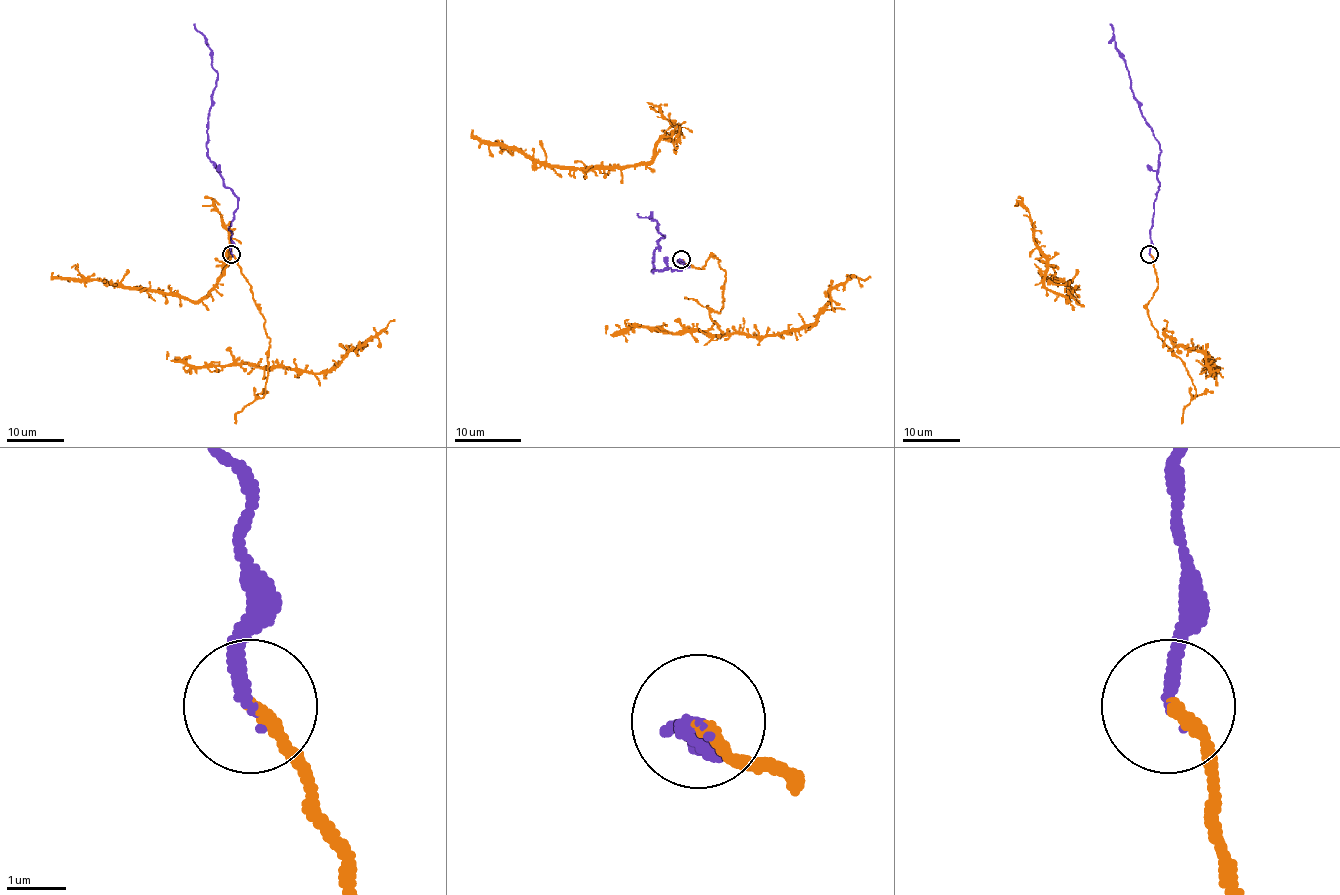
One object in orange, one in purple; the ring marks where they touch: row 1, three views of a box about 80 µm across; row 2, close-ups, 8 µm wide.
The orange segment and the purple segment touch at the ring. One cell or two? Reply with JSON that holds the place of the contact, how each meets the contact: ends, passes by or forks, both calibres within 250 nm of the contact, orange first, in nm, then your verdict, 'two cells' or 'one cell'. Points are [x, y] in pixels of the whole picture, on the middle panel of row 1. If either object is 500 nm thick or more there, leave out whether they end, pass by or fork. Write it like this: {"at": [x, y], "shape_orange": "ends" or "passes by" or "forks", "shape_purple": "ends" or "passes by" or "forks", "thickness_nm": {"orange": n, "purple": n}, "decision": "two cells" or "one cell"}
{"at": [681, 259], "shape_orange": "ends", "shape_purple": "ends", "thickness_nm": {"orange": 220, "purple": 240}, "decision": "one cell"}

